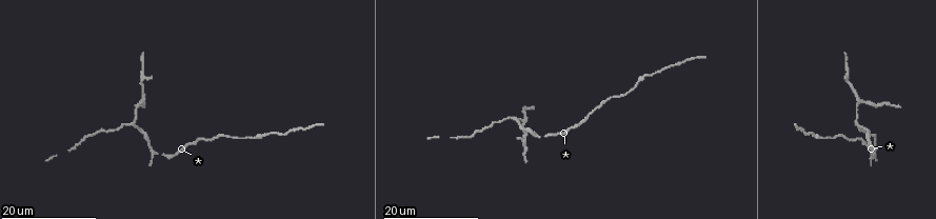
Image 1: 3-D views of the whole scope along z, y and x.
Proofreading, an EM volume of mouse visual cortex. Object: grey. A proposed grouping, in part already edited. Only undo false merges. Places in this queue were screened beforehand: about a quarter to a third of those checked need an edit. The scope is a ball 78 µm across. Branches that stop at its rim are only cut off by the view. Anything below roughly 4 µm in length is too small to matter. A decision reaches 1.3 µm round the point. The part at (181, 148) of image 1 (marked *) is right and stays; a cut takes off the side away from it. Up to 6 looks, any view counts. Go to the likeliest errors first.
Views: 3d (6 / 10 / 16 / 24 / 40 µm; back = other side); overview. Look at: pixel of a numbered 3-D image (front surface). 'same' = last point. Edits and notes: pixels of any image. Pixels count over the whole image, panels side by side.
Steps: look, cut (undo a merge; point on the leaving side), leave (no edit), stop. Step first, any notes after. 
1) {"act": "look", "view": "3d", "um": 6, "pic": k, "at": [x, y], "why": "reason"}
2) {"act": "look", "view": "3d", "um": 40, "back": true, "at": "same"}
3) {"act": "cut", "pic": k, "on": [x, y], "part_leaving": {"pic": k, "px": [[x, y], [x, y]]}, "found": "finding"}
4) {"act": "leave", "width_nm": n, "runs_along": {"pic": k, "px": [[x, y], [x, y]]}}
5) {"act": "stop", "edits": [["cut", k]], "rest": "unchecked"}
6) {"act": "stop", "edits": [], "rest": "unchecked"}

{"act": "look", "view": "3d", "um": 16, "pic": 1, "at": [133, 124], "why": "three arms meet"}

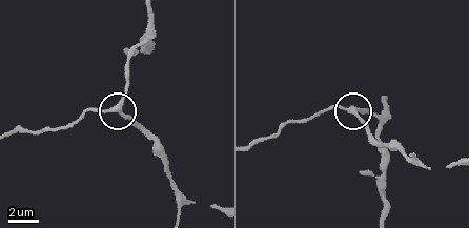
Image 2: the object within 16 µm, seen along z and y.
{"act": "look", "view": "3d", "um": 6, "pic": 2, "at": [119, 107]}

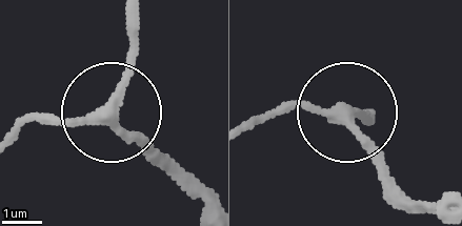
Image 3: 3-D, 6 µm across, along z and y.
{"act": "leave", "runs_along": {"pic": 3, "px": [[205, 197], [118, 116], [135, 16]]}, "found": "continuous, no second neuron"}

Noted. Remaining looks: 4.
{"act": "look", "view": "3d", "um": 24, "pic": 1, "at": [523, 121], "why": "a fork"}

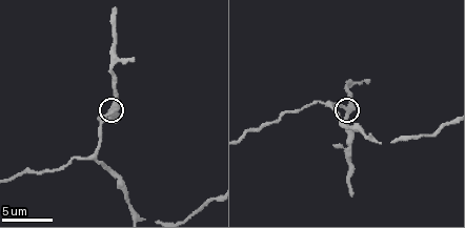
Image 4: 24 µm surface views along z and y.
{"act": "look", "view": "3d", "um": 6, "pic": 4, "at": [349, 112], "why": "closer look"}

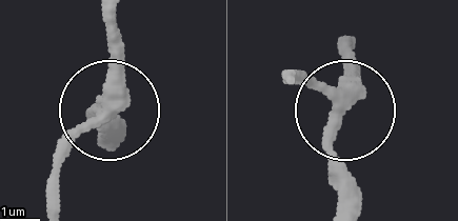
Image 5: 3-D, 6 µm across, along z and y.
{"act": "leave", "width_nm": 380, "runs_along": {"pic": 5, "px": [[291, 75], [312, 79], [338, 105], [332, 176], [341, 206]]}, "found": "all the same neuron"}

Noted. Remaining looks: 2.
{"act": "look", "view": "3d", "um": 6, "pic": 4, "at": [376, 141], "why": "three-way junction"}

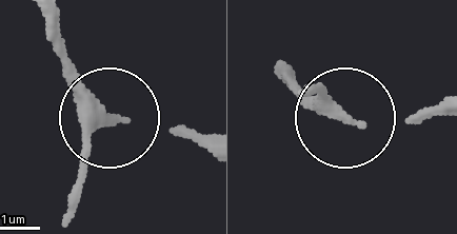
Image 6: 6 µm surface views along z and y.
{"act": "leave", "runs_along": {"pic": 6, "px": [[201, 133], [121, 119], [54, 45]]}, "found": "continuous, no second neuron"}

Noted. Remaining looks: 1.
{"act": "stop", "edits": [], "rest": "unchecked"}

